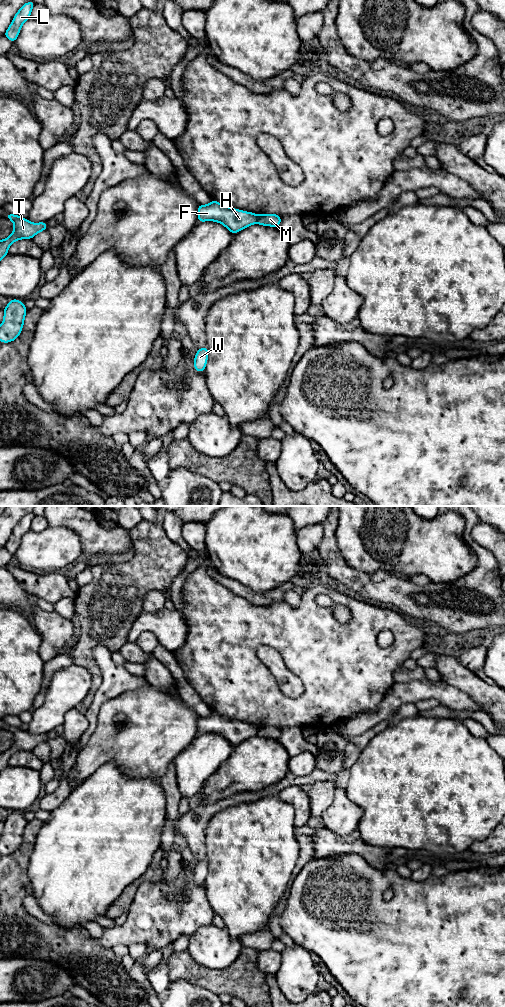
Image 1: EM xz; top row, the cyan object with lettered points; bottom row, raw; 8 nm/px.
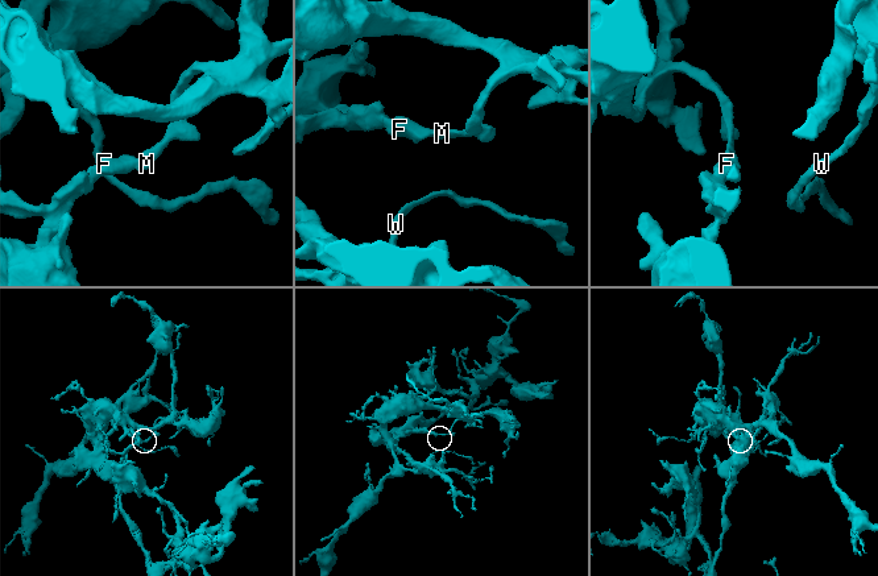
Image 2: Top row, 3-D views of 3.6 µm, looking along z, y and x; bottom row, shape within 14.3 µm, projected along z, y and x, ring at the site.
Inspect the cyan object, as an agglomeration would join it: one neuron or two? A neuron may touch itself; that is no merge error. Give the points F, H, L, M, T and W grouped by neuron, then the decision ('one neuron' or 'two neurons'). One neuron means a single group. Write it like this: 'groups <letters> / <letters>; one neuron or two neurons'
groups F H / L M T W; two neurons

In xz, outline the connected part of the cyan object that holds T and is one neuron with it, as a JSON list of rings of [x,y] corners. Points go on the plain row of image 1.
[[[7,725],[5,730],[13,734],[14,742],[9,749],[0,752],[0,773],[8,766],[8,760],[13,754],[24,750],[32,751],[39,744],[48,741],[46,734],[32,735],[19,727]]]

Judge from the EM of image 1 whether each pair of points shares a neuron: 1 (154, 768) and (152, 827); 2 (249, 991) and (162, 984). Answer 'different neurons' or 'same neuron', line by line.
1: different neurons
2: different neurons

